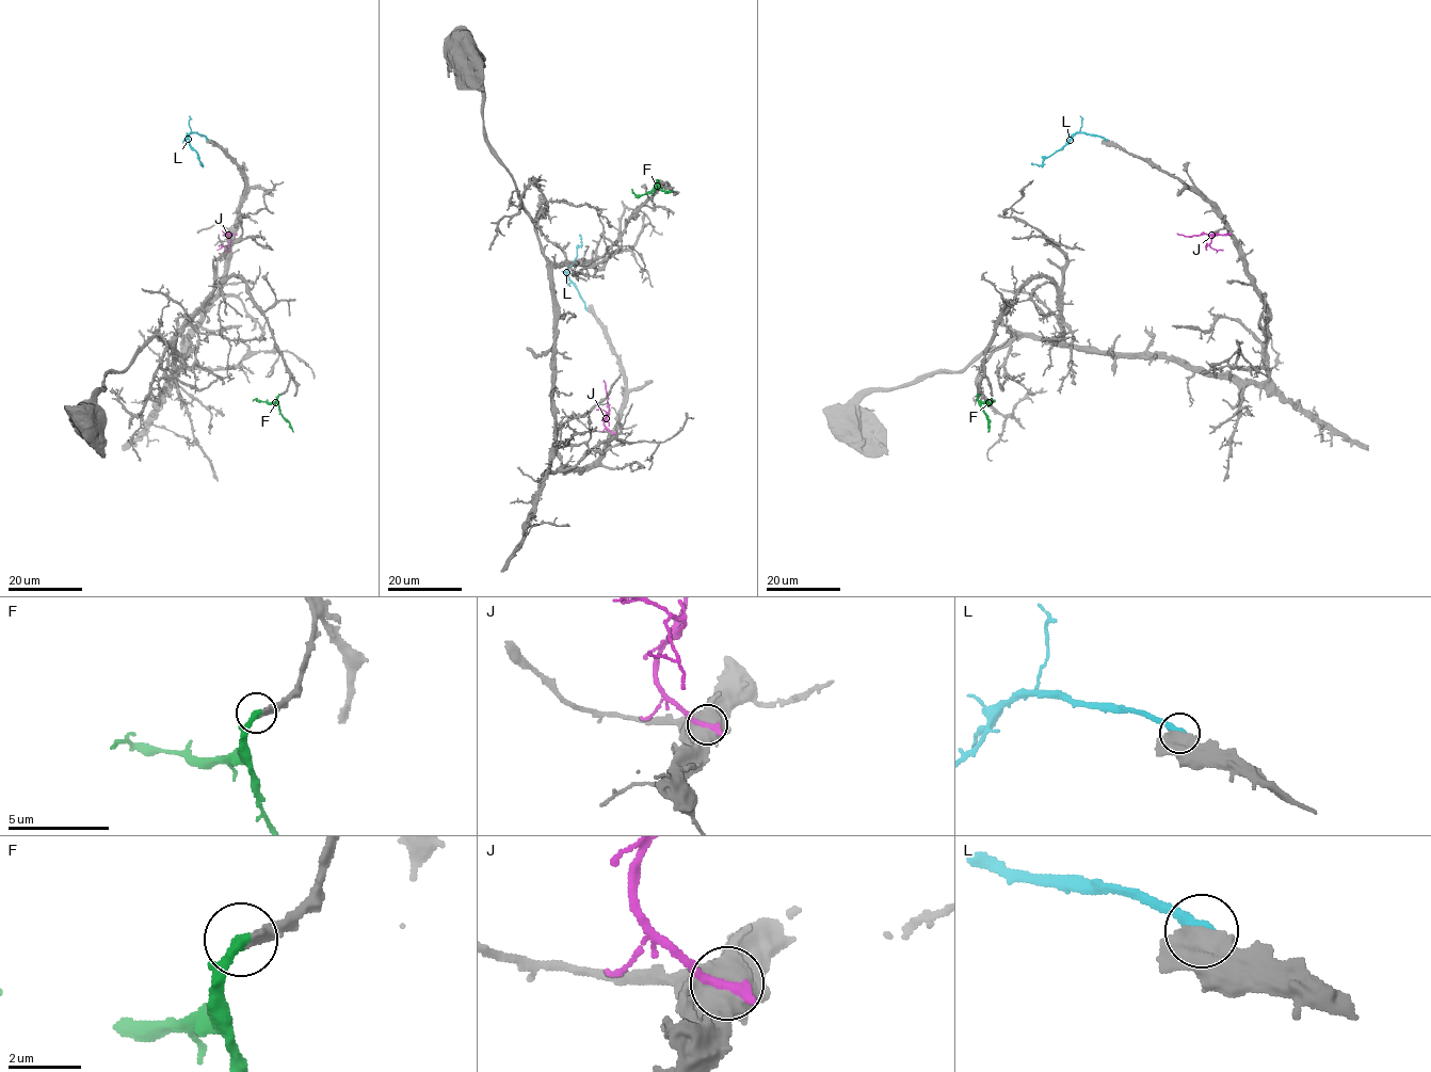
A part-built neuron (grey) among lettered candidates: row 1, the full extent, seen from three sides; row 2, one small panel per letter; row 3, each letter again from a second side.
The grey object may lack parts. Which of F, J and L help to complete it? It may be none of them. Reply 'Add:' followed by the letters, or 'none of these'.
Add: F

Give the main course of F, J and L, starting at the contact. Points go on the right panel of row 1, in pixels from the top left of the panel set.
F: (978, 395), (978, 402), (987, 422), (987, 431)
J: (1228, 234), (1189, 236), (1177, 234)
L: (1106, 140), (1076, 132), (1041, 164), (1031, 162)

